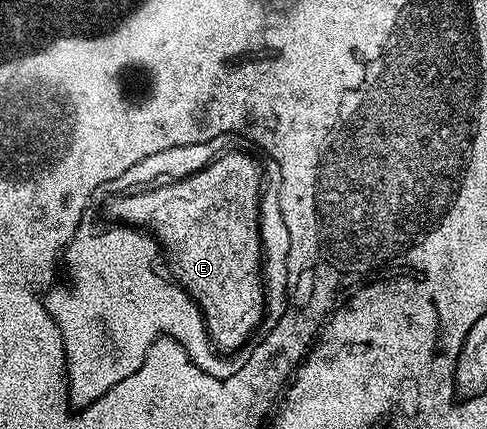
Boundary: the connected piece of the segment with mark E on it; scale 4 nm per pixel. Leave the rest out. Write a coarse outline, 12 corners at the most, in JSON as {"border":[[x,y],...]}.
{"border":[[254,157],[117,195],[219,345],[265,316]]}

